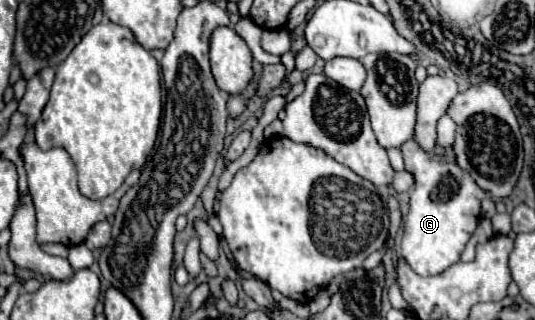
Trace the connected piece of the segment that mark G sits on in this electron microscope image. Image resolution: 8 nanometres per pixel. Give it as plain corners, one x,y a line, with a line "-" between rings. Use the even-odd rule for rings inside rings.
414,140
402,144
404,166
414,174
414,192
402,236
402,258
420,276
436,276
460,260
460,254
480,220
480,200
486,196
464,170
420,150

